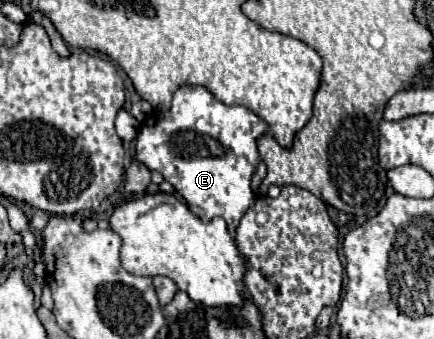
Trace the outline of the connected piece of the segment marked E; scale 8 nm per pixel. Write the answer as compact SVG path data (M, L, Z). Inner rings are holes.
M181 86L175 96L173 104L165 112L153 112L137 136L137 160L141 160L149 170L157 170L173 188L185 198L189 210L209 222L215 216L225 218L229 232L235 232L241 216L247 208L255 204L255 194L251 190L251 174L259 164L257 152L257 136L269 132L267 122L263 122L257 114L253 114L245 106L227 106L217 100L207 88L203 86Z

